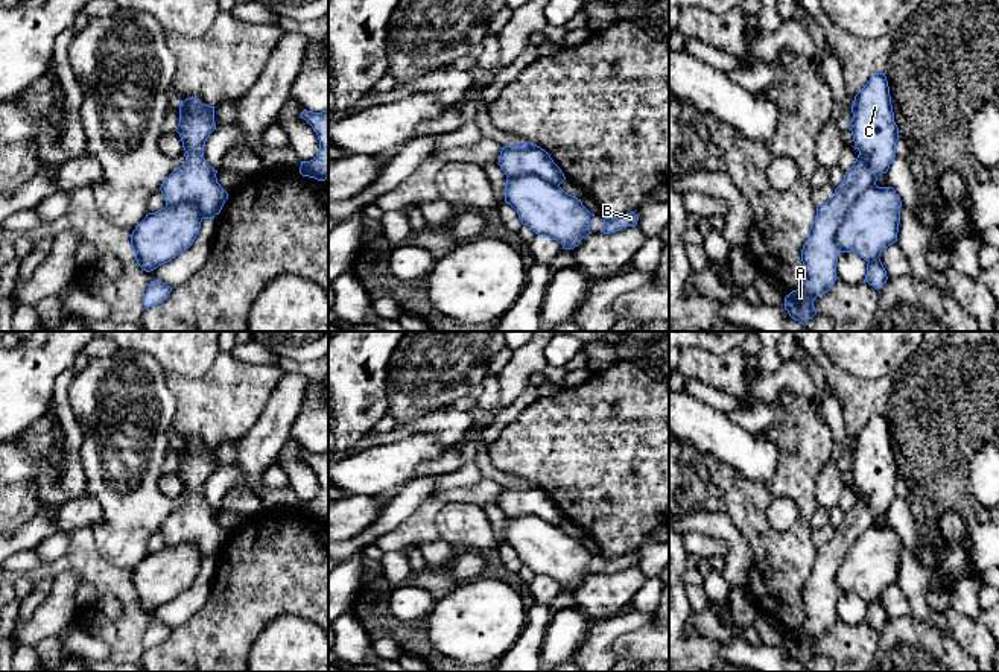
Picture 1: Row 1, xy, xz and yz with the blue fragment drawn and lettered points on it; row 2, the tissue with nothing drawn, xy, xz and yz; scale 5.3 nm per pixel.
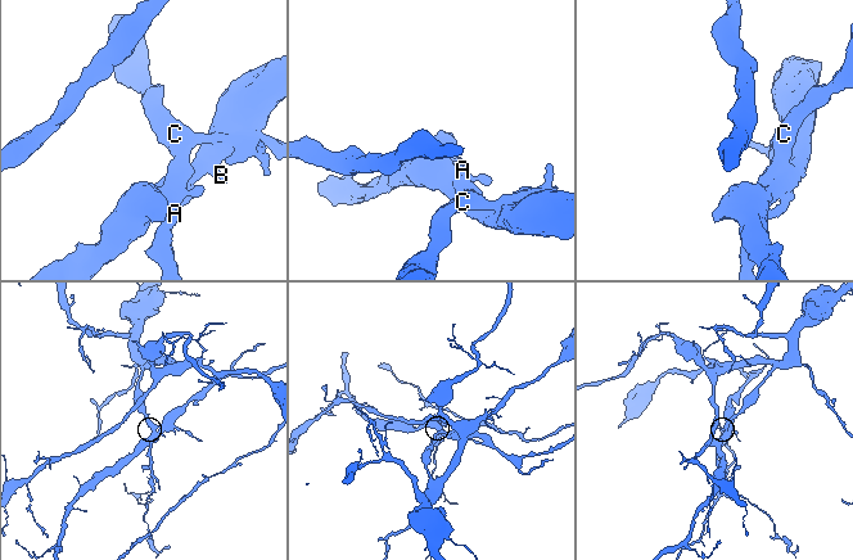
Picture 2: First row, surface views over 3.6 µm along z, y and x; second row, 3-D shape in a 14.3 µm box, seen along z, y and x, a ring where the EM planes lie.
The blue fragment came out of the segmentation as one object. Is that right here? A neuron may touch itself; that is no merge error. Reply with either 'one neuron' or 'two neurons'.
two neurons

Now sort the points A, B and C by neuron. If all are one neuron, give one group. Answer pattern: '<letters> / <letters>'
A C / B

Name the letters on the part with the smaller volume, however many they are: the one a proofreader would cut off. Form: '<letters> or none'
B

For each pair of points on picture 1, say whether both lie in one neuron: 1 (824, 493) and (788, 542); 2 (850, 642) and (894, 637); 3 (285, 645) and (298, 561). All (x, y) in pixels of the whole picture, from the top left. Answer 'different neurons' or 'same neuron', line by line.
1: different neurons
2: different neurons
3: different neurons

